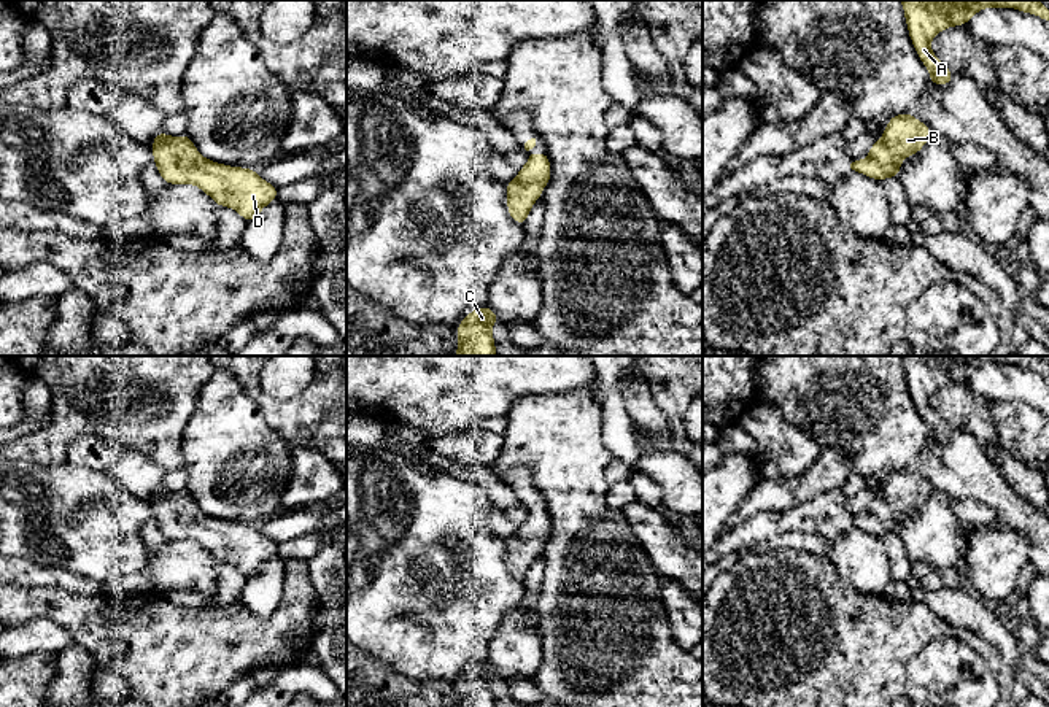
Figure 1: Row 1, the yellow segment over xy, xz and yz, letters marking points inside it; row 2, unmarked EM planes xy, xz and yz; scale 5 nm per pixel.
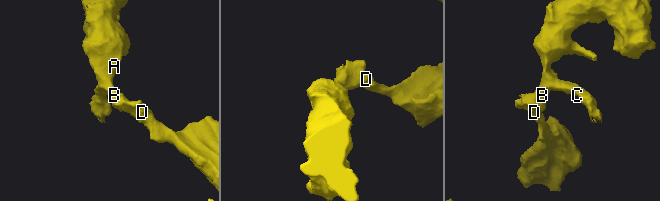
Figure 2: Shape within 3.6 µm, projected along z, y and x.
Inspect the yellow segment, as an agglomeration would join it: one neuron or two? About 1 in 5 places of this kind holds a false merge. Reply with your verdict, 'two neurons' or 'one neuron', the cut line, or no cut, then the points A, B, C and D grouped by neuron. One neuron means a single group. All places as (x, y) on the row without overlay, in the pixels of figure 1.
one neuron; cut none; groups A B C D

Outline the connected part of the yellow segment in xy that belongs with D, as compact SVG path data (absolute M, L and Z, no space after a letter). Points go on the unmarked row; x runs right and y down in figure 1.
M161 486L153 499L157 527L167 540L200 543L218 562L235 566L246 578L277 556L278 543L257 531L257 526L208 516L184 489L168 493Z

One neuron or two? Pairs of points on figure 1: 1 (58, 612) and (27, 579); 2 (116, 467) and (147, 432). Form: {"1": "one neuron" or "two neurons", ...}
{"1": "two neurons", "2": "two neurons"}

